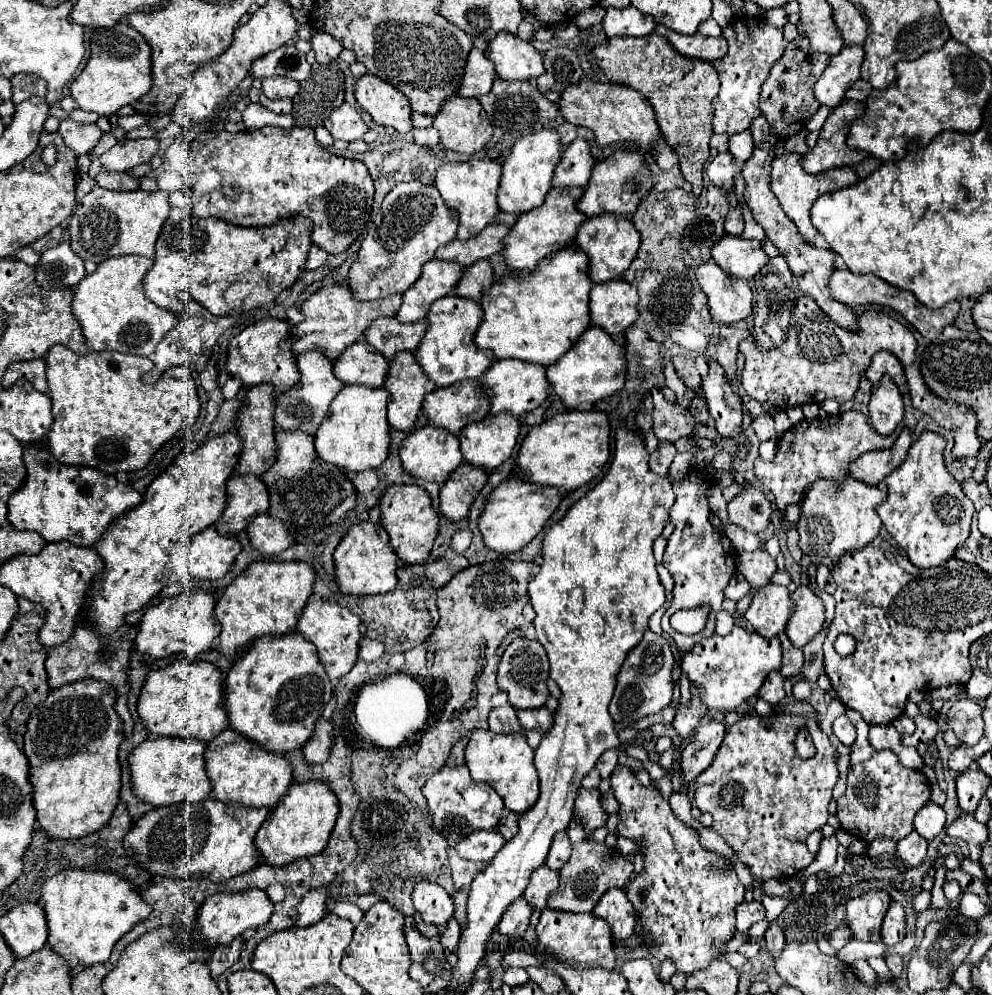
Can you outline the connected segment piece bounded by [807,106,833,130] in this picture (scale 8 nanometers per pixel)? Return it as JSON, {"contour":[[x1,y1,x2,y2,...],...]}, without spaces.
{"contour":[[821,106,821,108,811,116,811,120,809,120,809,124,807,124,807,130,819,130,819,128,823,126,823,122,827,120,827,116,831,114,831,110,833,110,833,108]]}

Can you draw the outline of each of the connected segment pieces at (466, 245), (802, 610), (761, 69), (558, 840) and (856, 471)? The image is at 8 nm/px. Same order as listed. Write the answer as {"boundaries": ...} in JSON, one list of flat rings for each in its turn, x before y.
{"boundaries":[[[489,224,487,228,481,230,481,234,469,238,467,242,453,240,447,246,437,250,437,258,449,260,449,262,459,262,461,266,471,266,477,260,491,258,493,254,503,250,503,238,507,236,511,228,507,224]],[[799,586,793,594,791,600,795,602,795,612,791,614,789,622,787,622,787,630,785,634,789,636,789,640,797,646,803,648,809,640,813,640,819,630,823,628,823,620,825,620,825,608,821,598,807,586]],[[741,16,723,28,723,38,729,44,729,52,723,60,711,62,719,74,721,90,715,102,715,116,713,116,713,132,717,134,737,134,751,126,753,118,759,112,759,92,761,84,767,80,773,64,781,58,781,52,787,46,783,38,783,30,767,24,763,16]],[[557,832,557,836,553,838,553,844,551,844,551,850,549,850,549,856,547,856,547,866,551,870,559,870,567,860,569,860,569,854,571,854,571,840,567,836,567,832]],[[901,430,899,438,889,450,877,450,877,452,865,452,851,464,851,476,857,480,877,486,885,476,889,476,907,456,907,450,911,446,911,434,909,430]]]}

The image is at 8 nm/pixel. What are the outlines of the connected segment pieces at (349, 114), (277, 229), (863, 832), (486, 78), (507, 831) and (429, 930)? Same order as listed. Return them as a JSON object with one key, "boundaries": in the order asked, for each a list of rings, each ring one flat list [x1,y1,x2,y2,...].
{"boundaries":[[[347,102,329,114,329,118,325,120,325,128,331,132,335,140,345,140,345,142,359,140,367,132,367,124,361,118,361,114]],[[173,206,157,240,155,264,145,276,145,294,157,306,173,314,179,314,179,296,183,292,189,292,201,306,205,306,215,316,229,316,233,312,245,312,251,308,265,306,273,302,283,290,291,288,293,282,303,274,311,248,311,228,313,222,299,216,285,218,275,226,241,228,227,224,219,218,197,218]],[[847,709,846,715,856,728,857,737,851,746,849,774,847,774,847,790,837,800,837,818,847,832,857,834,865,842,873,842,875,838,905,838,913,832,915,814,929,802,929,780,923,772,905,768,897,754,891,750,875,750,869,740,869,724,861,714]],[[473,48,467,56,465,72,461,78,461,86,457,88,457,94,467,98,479,98,485,92,489,92,493,78,495,78,493,62,483,52]],[[505,812,503,814,503,818,501,818,501,822,499,822,499,832,505,836,505,840,511,840,515,834,517,834,517,820,519,820,519,816,515,814,515,812]],[[417,912,413,914,413,922,415,922,415,928,419,930,419,934,421,934,421,936,425,936,425,938,433,938,433,936,437,936,437,926,423,924,421,916,417,916]]]}

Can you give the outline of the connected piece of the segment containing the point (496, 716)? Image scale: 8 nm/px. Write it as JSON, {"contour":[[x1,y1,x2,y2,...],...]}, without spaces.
{"contour":[[511,704,493,708,489,712,489,730,497,732,497,734,513,734,513,732,521,732,519,720,517,720,517,712]]}

